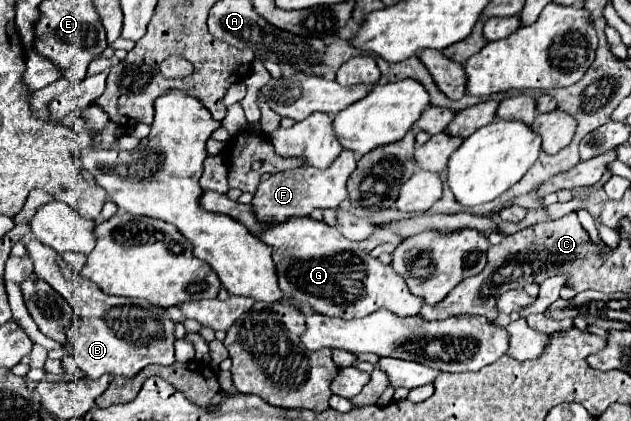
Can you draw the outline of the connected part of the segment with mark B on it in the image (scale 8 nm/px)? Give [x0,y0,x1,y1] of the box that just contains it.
[25,240,175,380]

